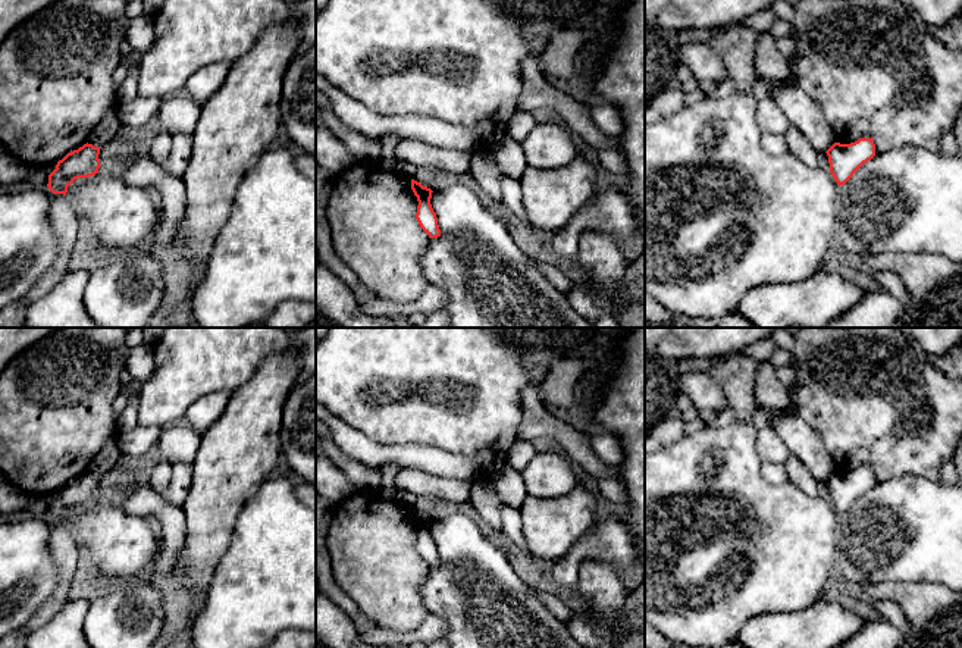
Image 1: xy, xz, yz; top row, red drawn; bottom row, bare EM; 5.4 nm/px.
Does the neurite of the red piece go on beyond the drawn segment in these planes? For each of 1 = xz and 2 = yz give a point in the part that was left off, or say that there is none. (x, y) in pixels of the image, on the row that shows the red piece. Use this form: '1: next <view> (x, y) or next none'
1: next none
2: next none

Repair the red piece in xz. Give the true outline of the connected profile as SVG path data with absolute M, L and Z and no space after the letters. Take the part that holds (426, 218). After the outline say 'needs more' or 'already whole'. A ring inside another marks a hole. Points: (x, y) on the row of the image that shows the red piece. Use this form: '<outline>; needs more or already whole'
M411 179L411 190L419 201L416 219L420 228L429 235L429 238L441 237L438 217L430 204L433 191L414 179Z; already whole

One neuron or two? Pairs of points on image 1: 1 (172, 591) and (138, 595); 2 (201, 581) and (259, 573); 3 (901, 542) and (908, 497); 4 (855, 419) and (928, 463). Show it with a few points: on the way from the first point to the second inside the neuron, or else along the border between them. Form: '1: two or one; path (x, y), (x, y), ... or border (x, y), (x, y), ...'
1: two; border (153, 584), (162, 600), (162, 626)
2: two; border (226, 548), (215, 569), (204, 604), (199, 612)
3: one; path (903, 531), (908, 526), (908, 509)
4: one; path (873, 420), (896, 444), (911, 445)

